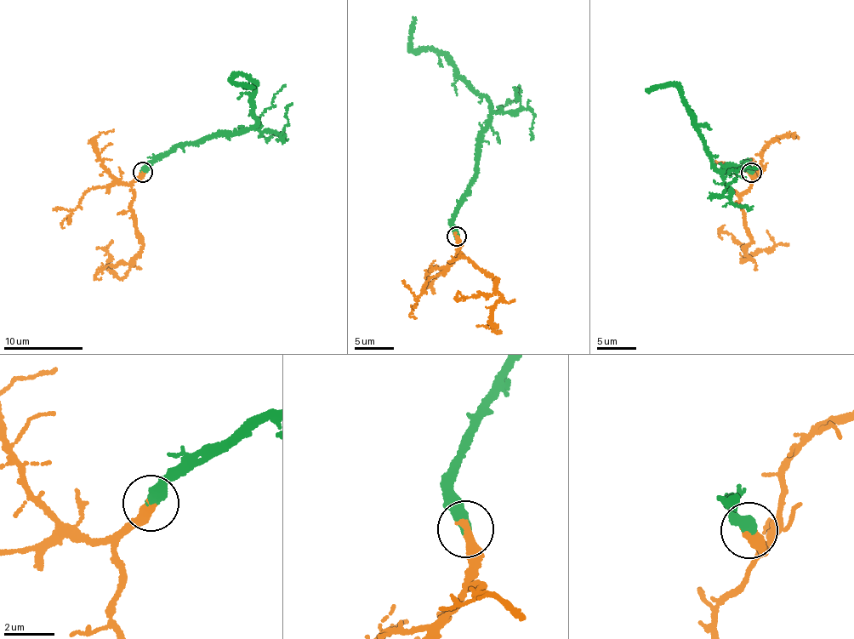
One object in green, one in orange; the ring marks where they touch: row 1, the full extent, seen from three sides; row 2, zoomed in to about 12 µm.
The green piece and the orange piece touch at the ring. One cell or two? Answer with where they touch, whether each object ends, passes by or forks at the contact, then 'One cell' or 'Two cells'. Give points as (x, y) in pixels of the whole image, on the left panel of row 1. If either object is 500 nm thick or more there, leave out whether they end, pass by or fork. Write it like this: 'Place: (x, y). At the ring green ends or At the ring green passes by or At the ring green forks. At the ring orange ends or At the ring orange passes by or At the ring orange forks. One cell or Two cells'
Place: (143, 172). At the ring green ends. At the ring orange ends. One cell

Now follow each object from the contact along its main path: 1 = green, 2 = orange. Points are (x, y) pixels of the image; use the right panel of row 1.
1: (752, 172), (747, 165), (725, 171), (716, 168), (698, 132), (693, 114), (675, 85), (646, 88)
2: (752, 172), (755, 180), (741, 196), (751, 242), (744, 250), (749, 258), (742, 260), (773, 247), (767, 231)

